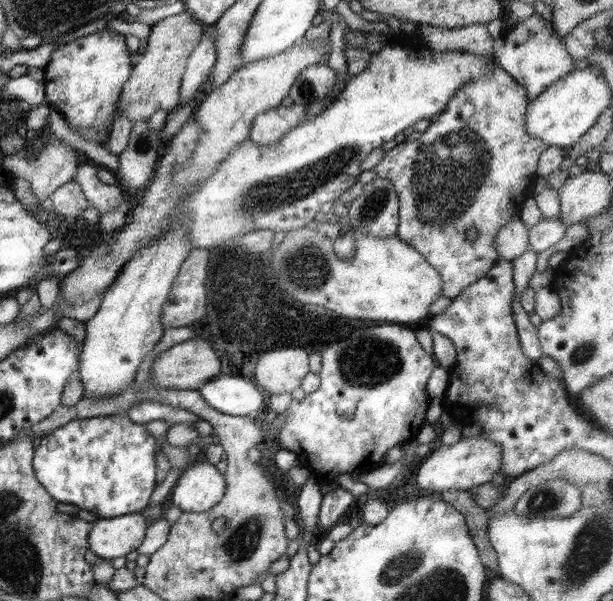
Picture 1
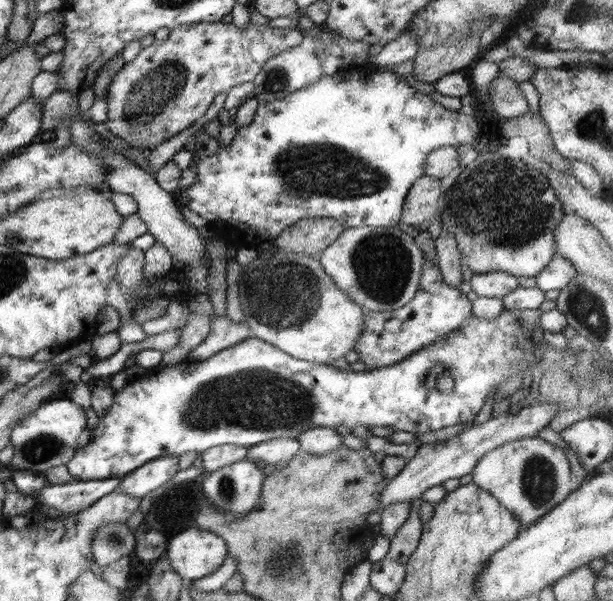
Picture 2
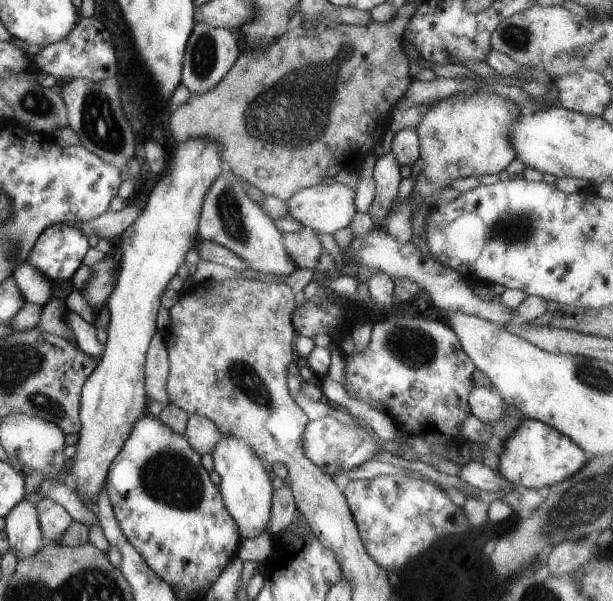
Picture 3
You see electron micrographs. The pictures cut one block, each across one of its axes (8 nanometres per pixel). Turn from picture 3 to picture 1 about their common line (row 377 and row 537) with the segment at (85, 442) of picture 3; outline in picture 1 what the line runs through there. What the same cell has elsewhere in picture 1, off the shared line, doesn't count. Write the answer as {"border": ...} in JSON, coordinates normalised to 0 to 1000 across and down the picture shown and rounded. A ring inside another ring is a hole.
{"border":[[[232,854],[160,864],[145,887],[144,915],[165,930],[186,932],[222,917],[235,900],[245,867]]]}

